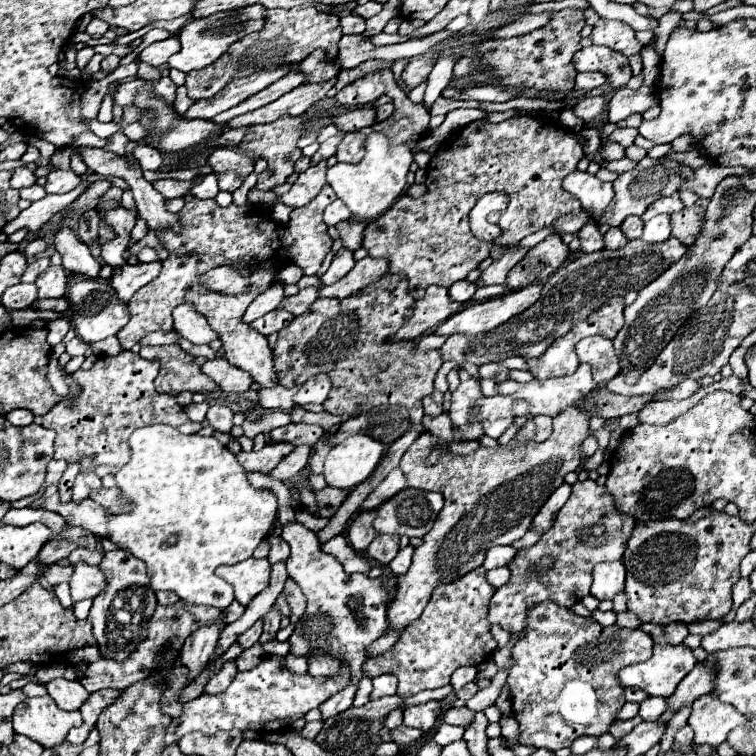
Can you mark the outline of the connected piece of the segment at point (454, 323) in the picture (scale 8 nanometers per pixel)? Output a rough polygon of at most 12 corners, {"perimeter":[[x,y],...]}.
{"perimeter":[[541,284],[473,302],[433,330],[477,336],[537,302]]}

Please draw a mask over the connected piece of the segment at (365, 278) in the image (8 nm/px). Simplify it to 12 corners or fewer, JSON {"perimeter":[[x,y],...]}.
{"perimeter":[[363,258],[349,274],[319,290],[319,298],[347,298],[387,272],[387,260]]}

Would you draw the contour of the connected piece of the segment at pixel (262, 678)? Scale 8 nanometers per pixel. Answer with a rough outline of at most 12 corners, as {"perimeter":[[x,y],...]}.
{"perimeter":[[265,656],[221,694],[201,694],[173,718],[185,734],[289,730],[337,694],[351,672],[297,676]]}

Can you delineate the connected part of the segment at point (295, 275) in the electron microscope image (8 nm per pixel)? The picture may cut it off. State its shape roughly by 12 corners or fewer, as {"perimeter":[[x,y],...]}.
{"perimeter":[[285,264],[279,276],[285,284],[297,284],[303,276],[295,264]]}

